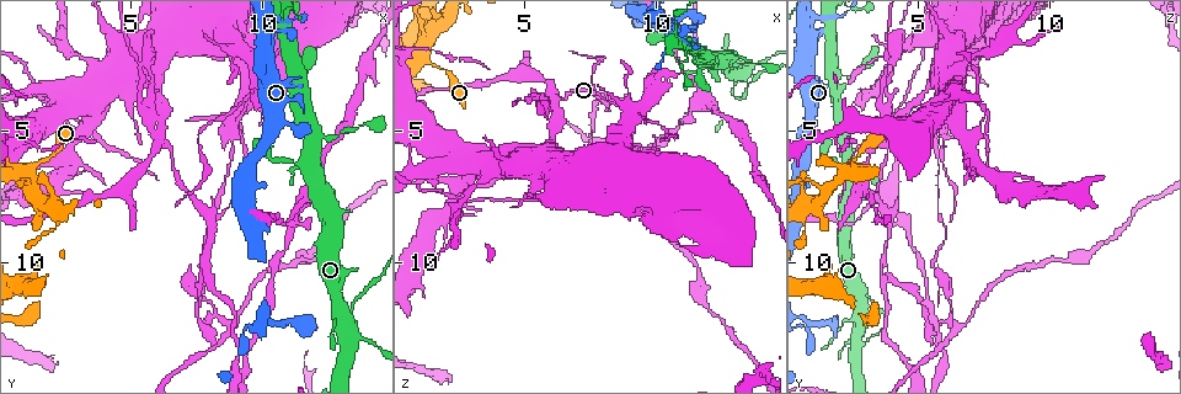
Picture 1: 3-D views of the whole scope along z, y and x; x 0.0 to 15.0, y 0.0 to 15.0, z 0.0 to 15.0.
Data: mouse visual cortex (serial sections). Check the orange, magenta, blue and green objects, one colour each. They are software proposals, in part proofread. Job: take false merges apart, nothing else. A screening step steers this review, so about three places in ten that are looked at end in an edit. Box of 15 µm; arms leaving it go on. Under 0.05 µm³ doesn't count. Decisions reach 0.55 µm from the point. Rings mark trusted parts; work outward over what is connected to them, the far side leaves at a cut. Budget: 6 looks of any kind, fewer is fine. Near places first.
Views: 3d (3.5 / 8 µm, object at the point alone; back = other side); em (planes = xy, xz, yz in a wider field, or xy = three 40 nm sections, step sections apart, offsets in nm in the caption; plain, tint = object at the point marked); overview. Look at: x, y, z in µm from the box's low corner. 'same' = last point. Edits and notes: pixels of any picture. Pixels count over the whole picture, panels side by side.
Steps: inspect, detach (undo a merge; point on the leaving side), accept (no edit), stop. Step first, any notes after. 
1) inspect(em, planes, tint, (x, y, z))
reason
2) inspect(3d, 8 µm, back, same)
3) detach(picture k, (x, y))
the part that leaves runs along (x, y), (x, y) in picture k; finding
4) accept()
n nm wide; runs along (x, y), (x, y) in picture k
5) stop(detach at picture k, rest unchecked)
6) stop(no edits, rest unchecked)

inspect(3d, 3.5 µm, (11.8, 5.3, 2.2))
small branch off a trunk

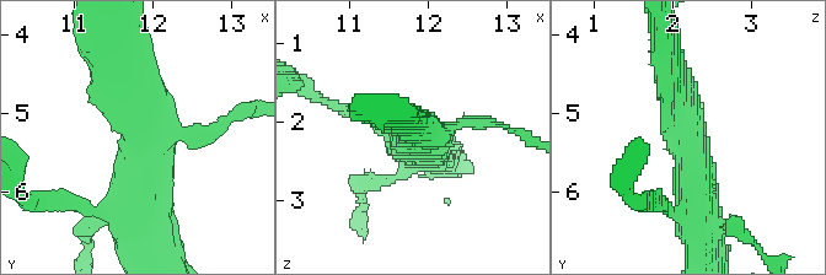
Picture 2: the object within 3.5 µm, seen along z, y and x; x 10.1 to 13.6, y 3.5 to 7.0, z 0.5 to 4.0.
inspect(em, xy, step 3, tint, (11.90, 5.40, 2.20))
need the tissue

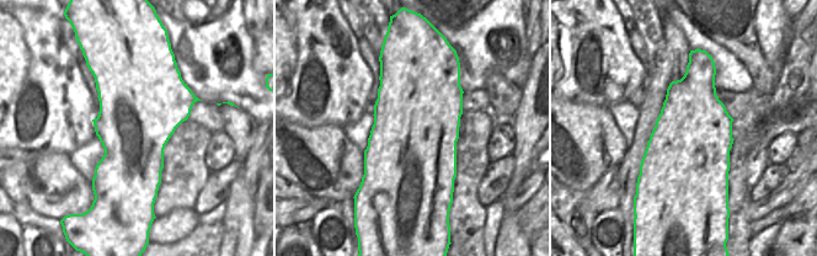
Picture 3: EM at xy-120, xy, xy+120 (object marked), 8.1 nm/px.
accept()
arms of 150, 450, 500 nm; runs along (702, 227), (692, 152), (670, 69) in picture 2; continuous, no second cell

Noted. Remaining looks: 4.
inspect(3d, 8 µm, (6.0, 5.4, 3.6))
four-way junction

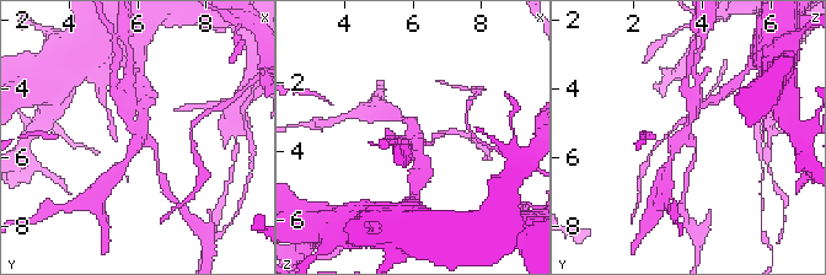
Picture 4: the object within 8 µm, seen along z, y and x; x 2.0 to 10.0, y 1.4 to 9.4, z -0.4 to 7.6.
inspect(em, xy, step 3, tint, (6.0, 5.3, 3.5))
4 arms; arms of 150, 200, 200, 250 nm; need the tissue

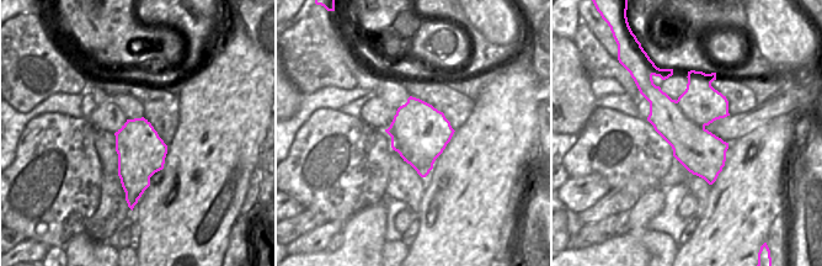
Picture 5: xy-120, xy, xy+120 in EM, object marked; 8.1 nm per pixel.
detach(picture 4, (405, 149))
480 nm wide; the part that leaves runs along (413, 134), (420, 147), (420, 167) in picture 4; two cells meet here

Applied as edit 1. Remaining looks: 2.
inspect(3d, 3.5 µm, (2.0, 5.9, 2.7))
narrows sharply

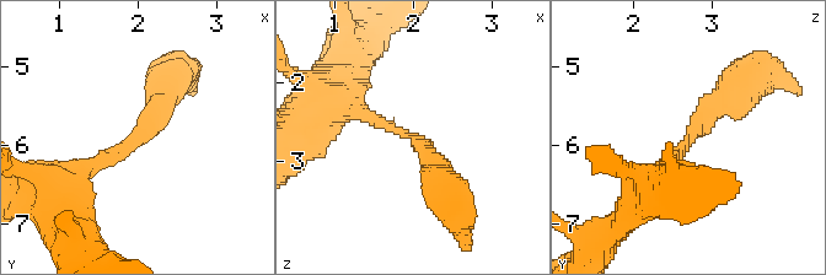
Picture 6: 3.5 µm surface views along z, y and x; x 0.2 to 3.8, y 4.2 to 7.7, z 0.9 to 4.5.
inspect(em, planes, tint, (1.90, 5.95, 2.65))
now the EM

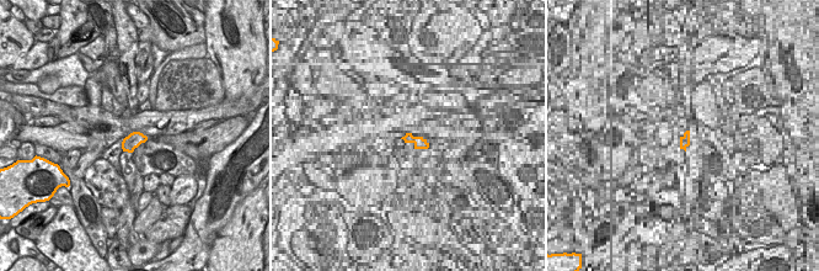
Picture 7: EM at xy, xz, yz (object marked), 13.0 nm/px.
accept()
arms of 200, 350 nm; runs along (167, 90), (140, 139), (69, 184) in picture 6; continuous, no second cell

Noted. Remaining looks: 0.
stop(detach at picture 4, rest unchecked)

